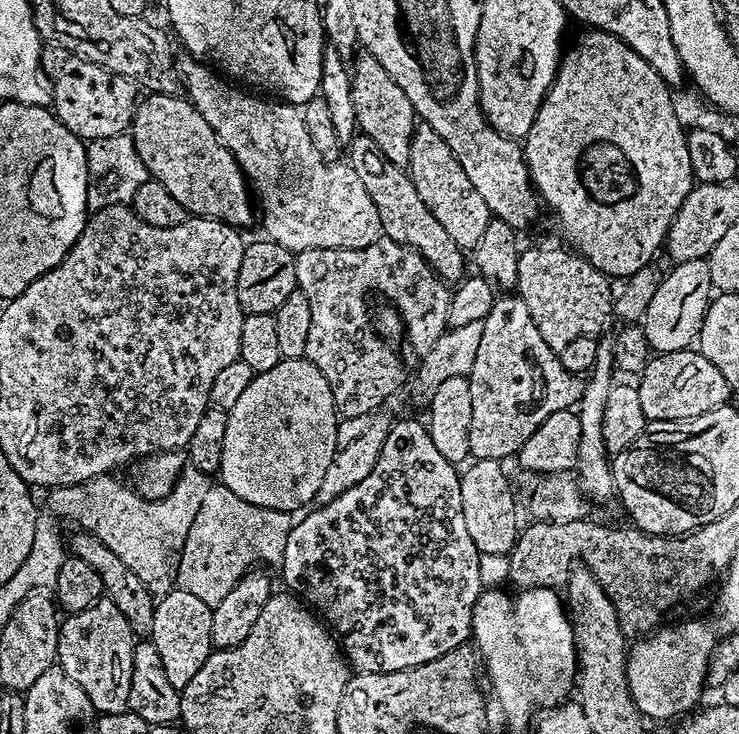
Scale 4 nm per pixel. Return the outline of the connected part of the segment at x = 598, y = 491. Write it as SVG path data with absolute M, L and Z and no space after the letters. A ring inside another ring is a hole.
M611 339L600 340L598 358L594 362L590 375L587 377L584 393L580 396L578 415L582 426L582 438L578 442L578 458L576 459L575 475L578 477L580 491L589 501L597 500L604 504L608 499L613 499L616 483L612 477L610 453L602 434L602 416L606 410L606 400L610 398L610 390L614 383L612 372L617 371L616 354Z

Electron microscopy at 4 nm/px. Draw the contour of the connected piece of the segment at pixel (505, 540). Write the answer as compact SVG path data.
M472 460L460 477L462 519L466 522L466 534L470 534L474 546L484 558L507 557L518 539L516 496L512 493L511 482L504 477L504 467L498 460Z

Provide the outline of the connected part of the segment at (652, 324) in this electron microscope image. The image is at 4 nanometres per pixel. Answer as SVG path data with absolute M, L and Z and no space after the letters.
M707 259L682 262L673 269L661 279L658 290L654 290L654 298L650 298L642 321L648 344L656 354L691 349L697 343L704 315L714 296Z

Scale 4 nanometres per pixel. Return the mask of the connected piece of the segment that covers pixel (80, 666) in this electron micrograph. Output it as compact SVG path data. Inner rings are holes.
M102 598L94 606L86 606L86 610L78 610L61 619L56 658L66 678L78 682L78 686L86 690L86 698L90 698L93 709L109 716L128 711L132 655L136 646L130 622L122 618L114 602Z

